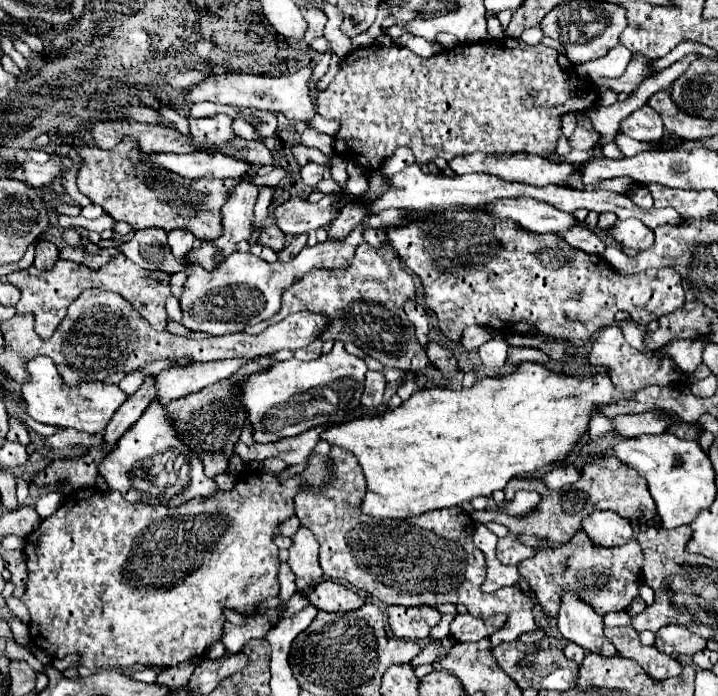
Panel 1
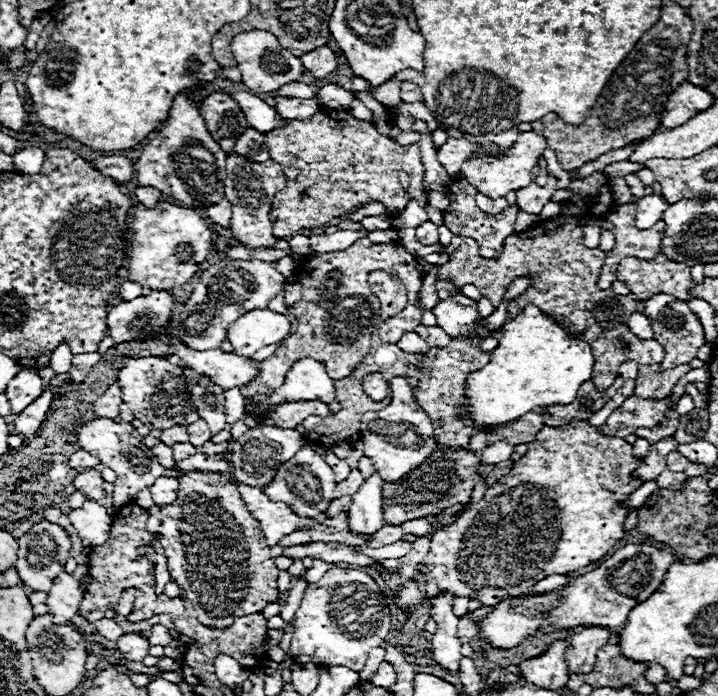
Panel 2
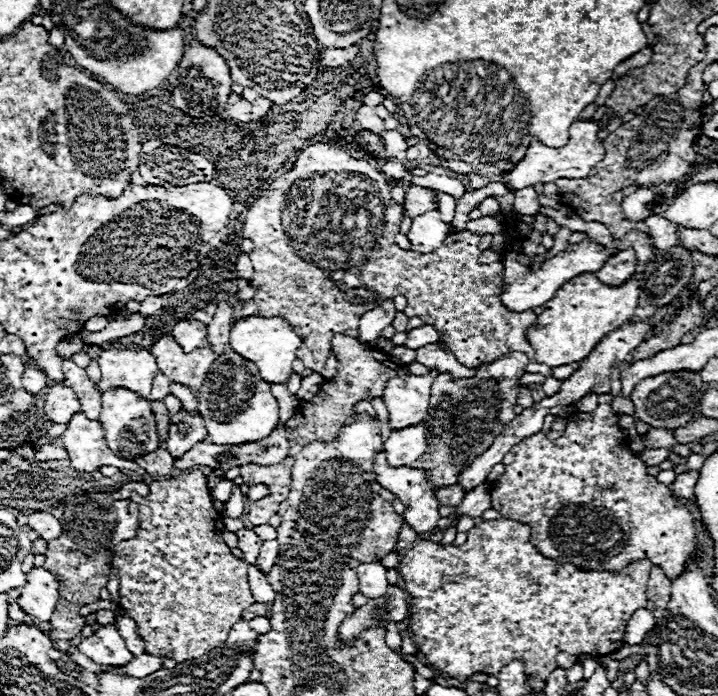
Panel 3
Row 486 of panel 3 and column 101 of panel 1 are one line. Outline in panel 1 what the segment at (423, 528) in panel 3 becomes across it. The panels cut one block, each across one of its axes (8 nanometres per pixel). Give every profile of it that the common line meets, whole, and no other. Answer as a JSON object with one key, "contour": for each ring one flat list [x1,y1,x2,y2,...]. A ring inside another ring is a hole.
{"contour":[[46,356,34,358,28,366,28,372,32,380,22,386,22,398,28,404,28,414,42,424,52,424,58,428,76,428,88,434,104,432,114,412,128,398,116,384,86,382,74,388,66,388,66,384,62,384,62,378,58,376,58,370,54,368,54,362]]}

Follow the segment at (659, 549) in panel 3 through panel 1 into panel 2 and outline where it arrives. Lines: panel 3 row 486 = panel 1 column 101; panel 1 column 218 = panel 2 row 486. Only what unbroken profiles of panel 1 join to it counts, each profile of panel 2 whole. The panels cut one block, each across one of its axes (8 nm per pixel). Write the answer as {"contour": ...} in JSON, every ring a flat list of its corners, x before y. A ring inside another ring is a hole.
{"contour":[[586,420,554,428,544,426,540,434,528,442,524,458,514,462,510,474,486,490,482,502,466,504,452,524,434,534,430,552,424,564,420,564,422,578,432,578,442,592,476,598,484,606,494,606,500,602,498,592,504,596,518,596,546,576,574,572,600,560,626,534,624,520,630,510,620,502,640,488,640,482,630,478,632,470,638,466,640,462,632,456,632,446,626,440,604,438,600,430]]}

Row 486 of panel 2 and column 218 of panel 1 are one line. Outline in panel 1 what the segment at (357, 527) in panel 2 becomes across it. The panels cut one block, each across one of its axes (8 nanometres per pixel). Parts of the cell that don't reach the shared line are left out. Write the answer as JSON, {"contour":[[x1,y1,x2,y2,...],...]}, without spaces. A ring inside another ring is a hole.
{"contour":[[244,358,212,360,212,362,194,362,186,368,170,368,158,374,158,400,166,406,174,398,194,394,210,384,216,384,224,378,230,378,242,364]]}

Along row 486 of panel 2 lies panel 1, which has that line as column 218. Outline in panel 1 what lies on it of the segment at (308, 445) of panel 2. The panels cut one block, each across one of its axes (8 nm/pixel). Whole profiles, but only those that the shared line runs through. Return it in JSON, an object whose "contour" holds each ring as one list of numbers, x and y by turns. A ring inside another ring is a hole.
{"contour":[[380,212,366,220,364,226,356,226,342,242,326,240,314,248,304,248,294,260,290,262,264,262,254,254,234,252,216,266,216,270,208,272,200,264,188,266,188,278,184,282,184,290,180,296,182,308,182,324,190,330,204,330,212,336,226,334,226,332,242,332,246,324,258,324,266,318,272,318,280,310,280,294,298,282,306,272,314,268,334,268,350,262,354,256,354,248,362,244,362,230,376,228,386,230,390,224,404,224,410,212]]}

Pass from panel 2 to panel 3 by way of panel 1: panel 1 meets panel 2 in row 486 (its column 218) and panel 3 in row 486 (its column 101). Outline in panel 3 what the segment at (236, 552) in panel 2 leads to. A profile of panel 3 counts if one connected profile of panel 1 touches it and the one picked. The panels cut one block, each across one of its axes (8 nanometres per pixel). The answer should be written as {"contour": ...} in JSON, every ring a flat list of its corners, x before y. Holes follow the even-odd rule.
{"contour":[[190,470,162,482,154,480,150,482,148,496,132,494,130,500,138,504,140,530,134,538,124,540,114,548,112,568,118,570,120,578,118,606,130,612,128,616,136,622,148,654,176,662,200,658,212,648,222,646,228,638,228,630,242,620,242,610,254,604,246,574,248,564,234,558,222,540,222,514,212,506,206,476,200,470]]}

